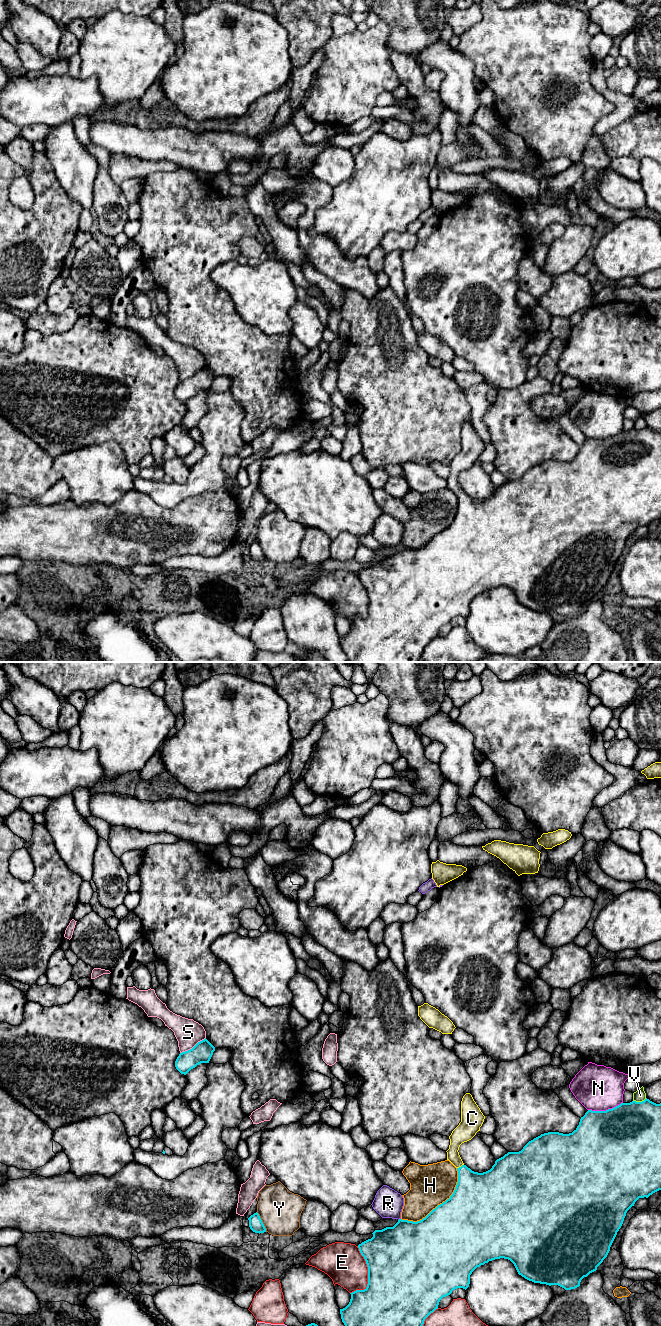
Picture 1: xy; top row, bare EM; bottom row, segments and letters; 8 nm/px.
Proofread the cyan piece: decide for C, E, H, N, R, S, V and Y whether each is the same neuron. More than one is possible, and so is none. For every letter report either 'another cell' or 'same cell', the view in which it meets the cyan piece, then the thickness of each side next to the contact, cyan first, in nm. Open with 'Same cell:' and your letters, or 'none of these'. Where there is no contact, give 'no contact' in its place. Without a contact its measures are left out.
Same cell: C
C: same cell; contact in xy; calibres 340 and 140 nm
E: another cell; contact in xy; calibres 500 and 320 nm
H: another cell; contact in xy; calibres 500 and 340 nm
N: another cell; contact in xy; calibres 500 and 360 nm
R: another cell; contact in xy; calibres 440 and 240 nm
S: another cell; contact in xy; calibres 160 and 220 nm
V: another cell; contact in xy; calibres 480 and 90 nm
Y: another cell; contact in xy; calibres 110 and 340 nm

